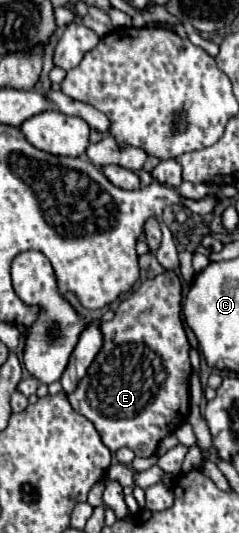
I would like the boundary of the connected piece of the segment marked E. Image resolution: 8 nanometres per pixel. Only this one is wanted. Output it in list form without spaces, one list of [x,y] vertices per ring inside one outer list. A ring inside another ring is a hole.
[[[165,271],[143,281],[139,289],[121,301],[111,321],[99,323],[99,331],[103,335],[103,347],[67,399],[77,413],[95,425],[103,445],[111,453],[129,447],[137,457],[151,457],[157,453],[161,439],[179,429],[189,415],[189,377],[193,369],[189,363],[189,341],[181,323],[181,279]]]

